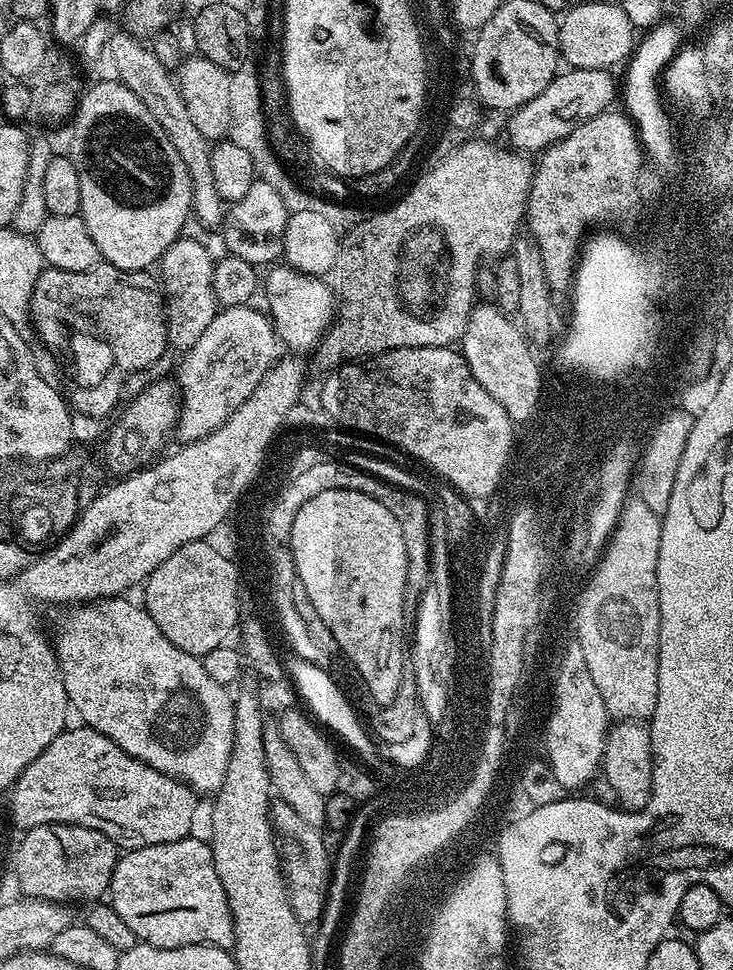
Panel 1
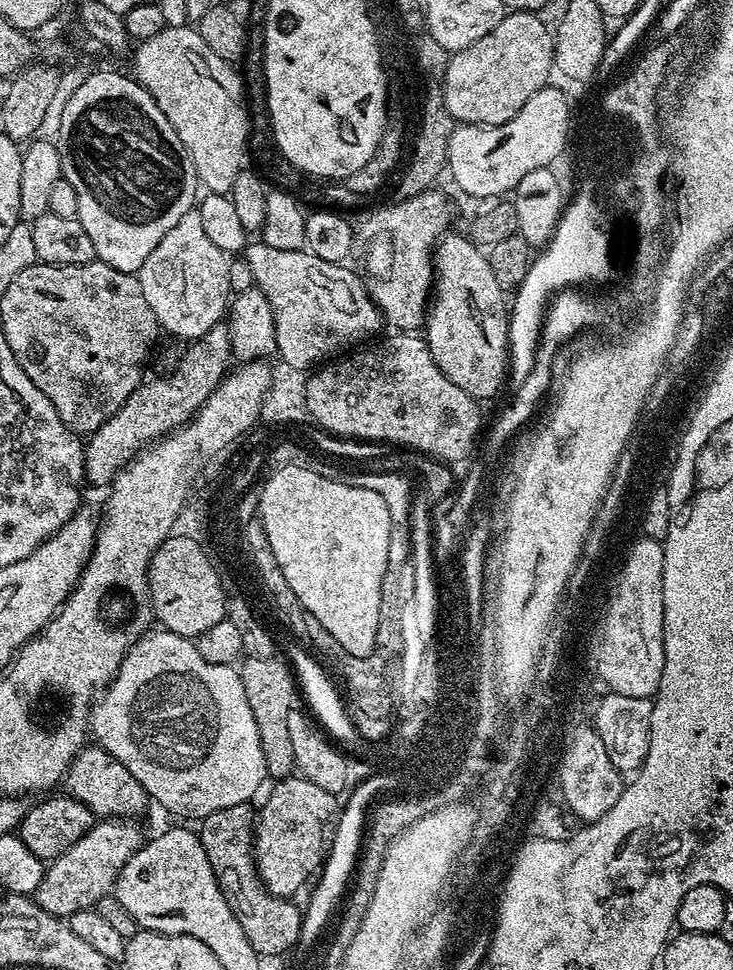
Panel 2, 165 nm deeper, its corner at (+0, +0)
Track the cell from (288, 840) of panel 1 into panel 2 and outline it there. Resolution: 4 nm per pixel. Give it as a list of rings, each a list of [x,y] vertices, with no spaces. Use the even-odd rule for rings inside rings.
[[[251,803],[239,804],[238,806],[226,806],[226,810],[214,810],[214,814],[205,816],[203,820],[199,821],[198,824],[198,835],[200,841],[202,842],[202,850],[206,850],[206,858],[210,858],[210,870],[214,870],[214,878],[218,882],[218,886],[222,890],[222,894],[226,898],[226,902],[230,906],[230,910],[234,914],[234,918],[238,918],[238,923],[242,926],[242,931],[245,932],[246,938],[250,938],[250,946],[254,946],[254,950],[257,952],[259,949],[263,949],[264,952],[281,952],[286,950],[287,952],[292,952],[295,949],[295,944],[299,945],[301,943],[300,938],[300,925],[302,923],[302,912],[301,909],[296,909],[292,905],[293,901],[291,899],[285,898],[283,896],[272,896],[268,893],[267,888],[260,880],[260,876],[256,872],[256,857],[254,855],[254,825],[257,818],[257,813],[252,808]]]

